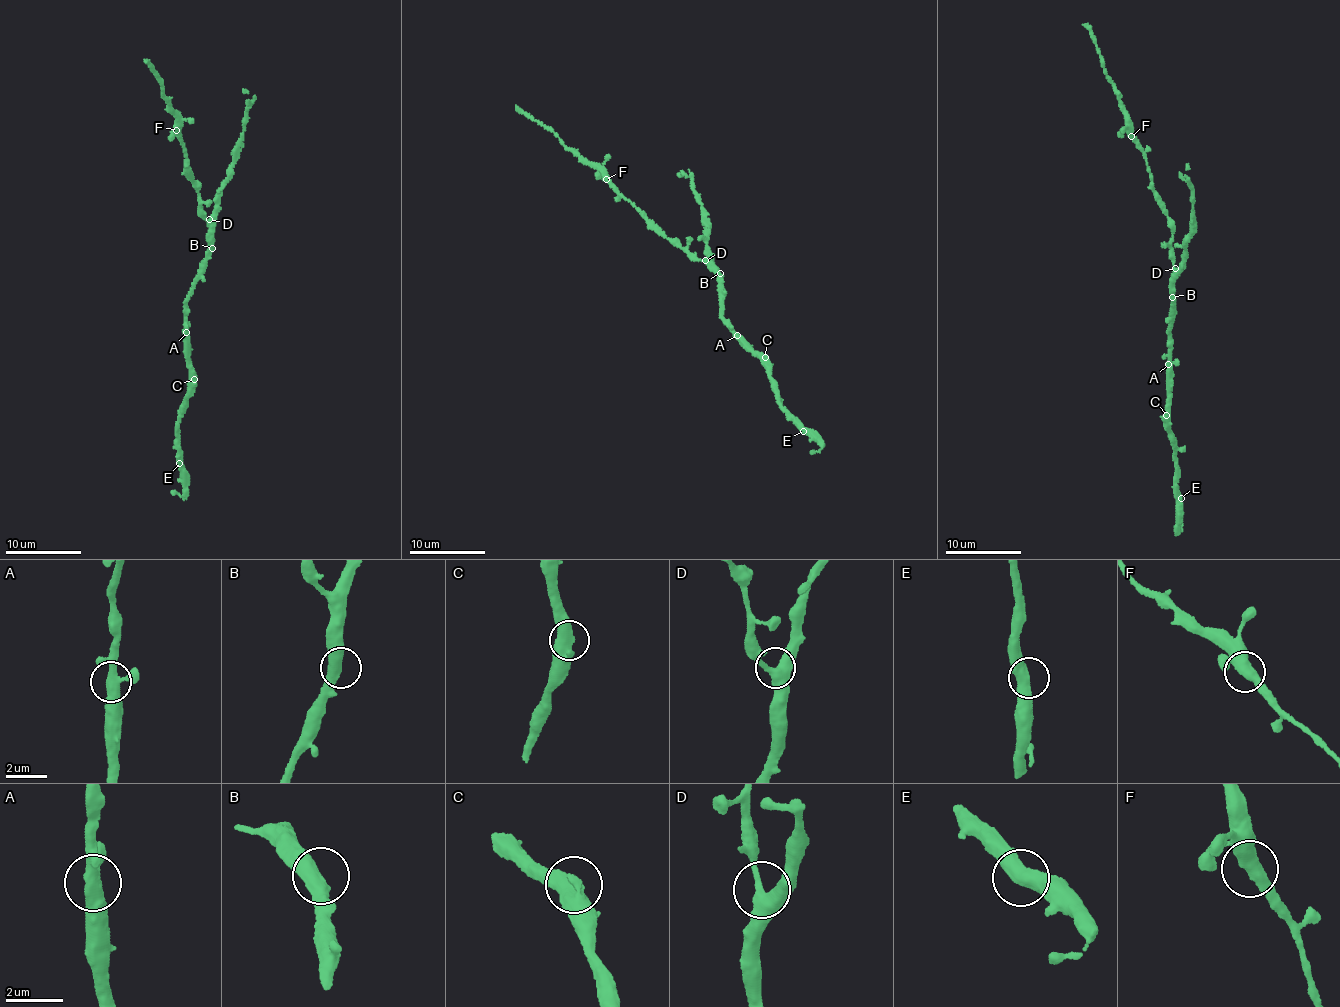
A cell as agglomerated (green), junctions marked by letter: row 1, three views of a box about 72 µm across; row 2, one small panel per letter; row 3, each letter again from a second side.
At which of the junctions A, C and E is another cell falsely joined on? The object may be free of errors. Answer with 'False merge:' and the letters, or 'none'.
False merge: none

